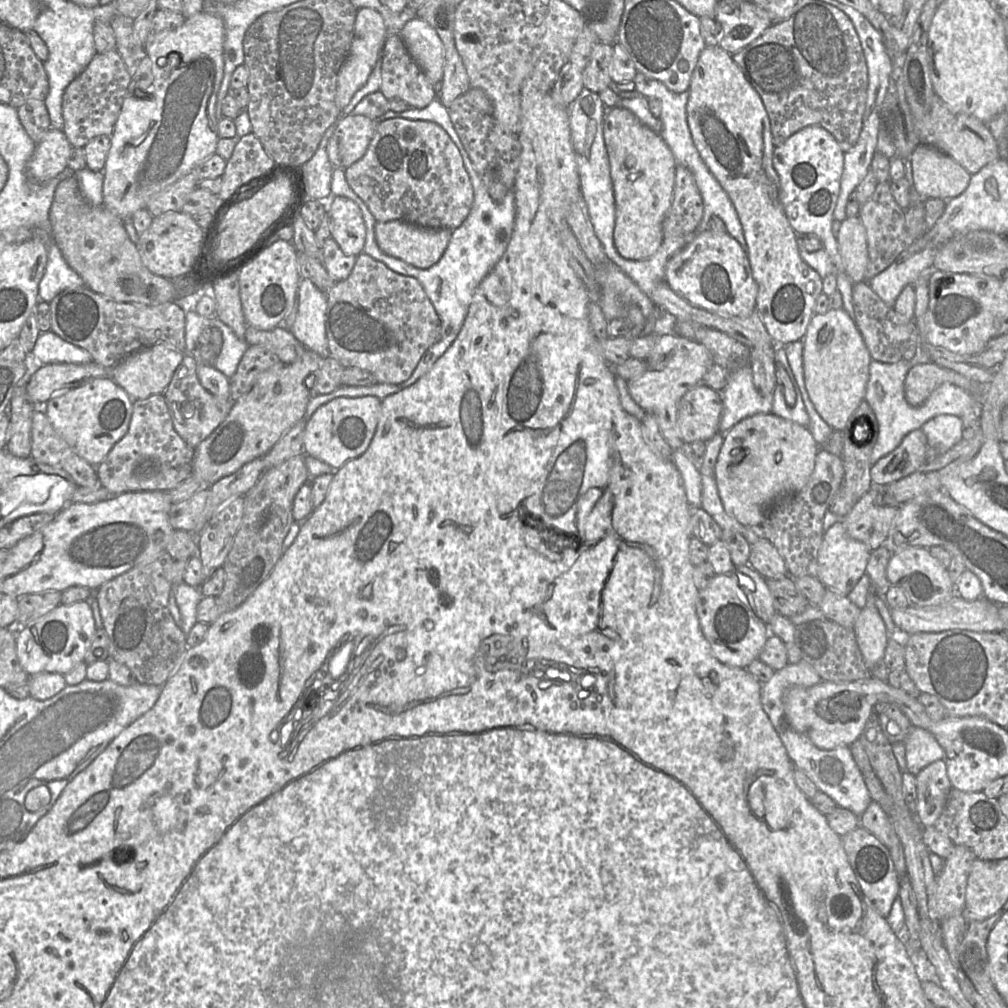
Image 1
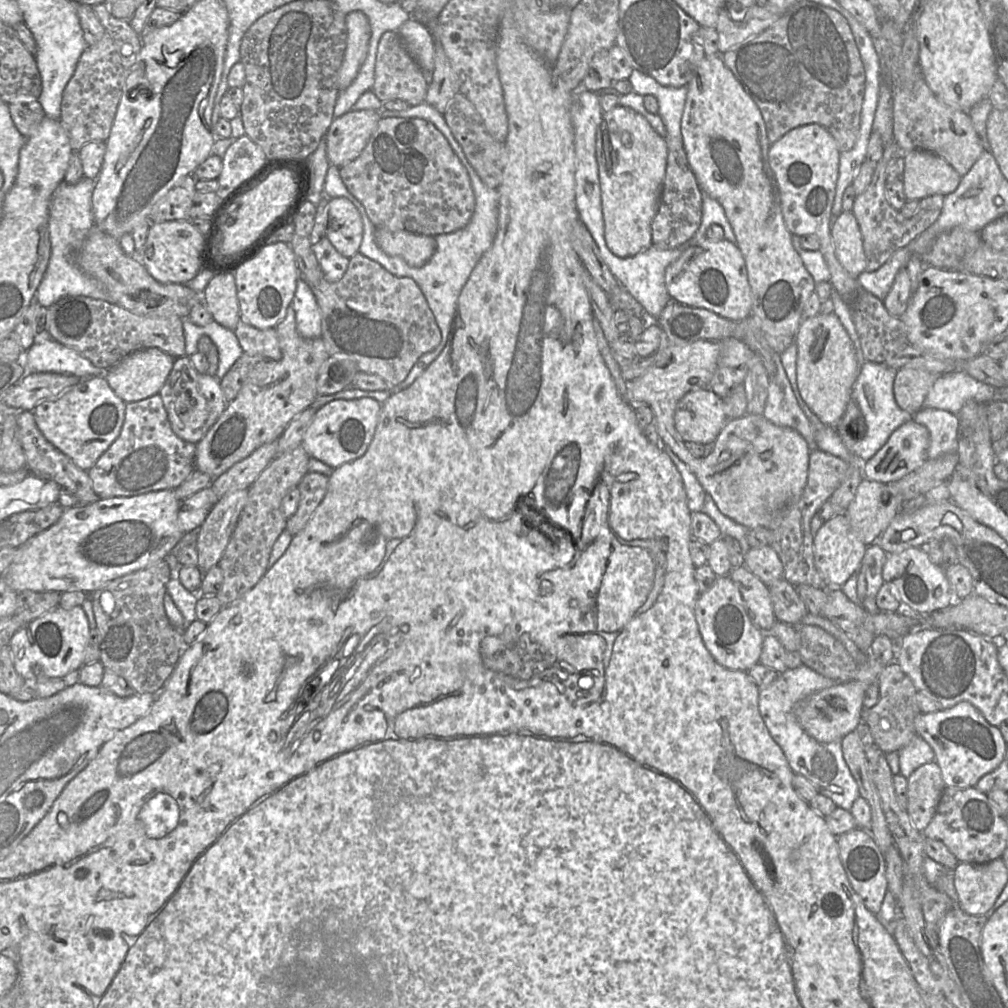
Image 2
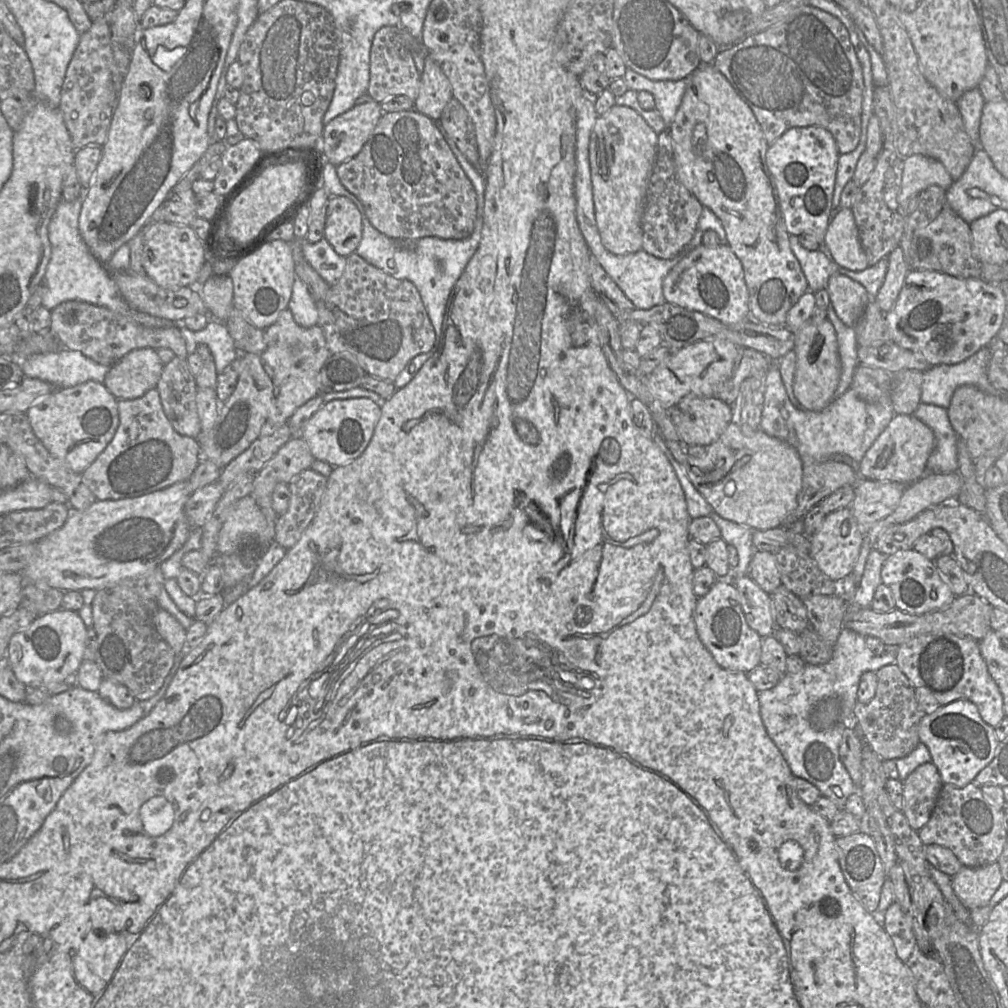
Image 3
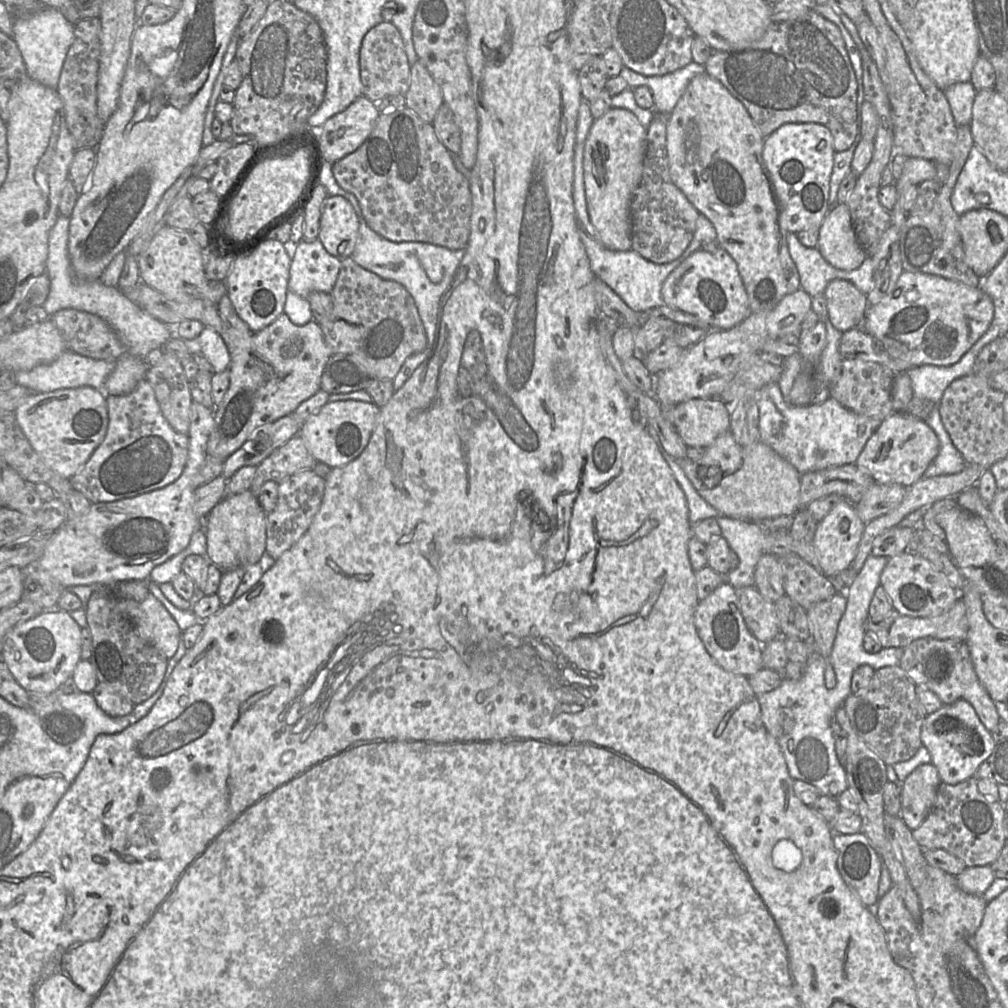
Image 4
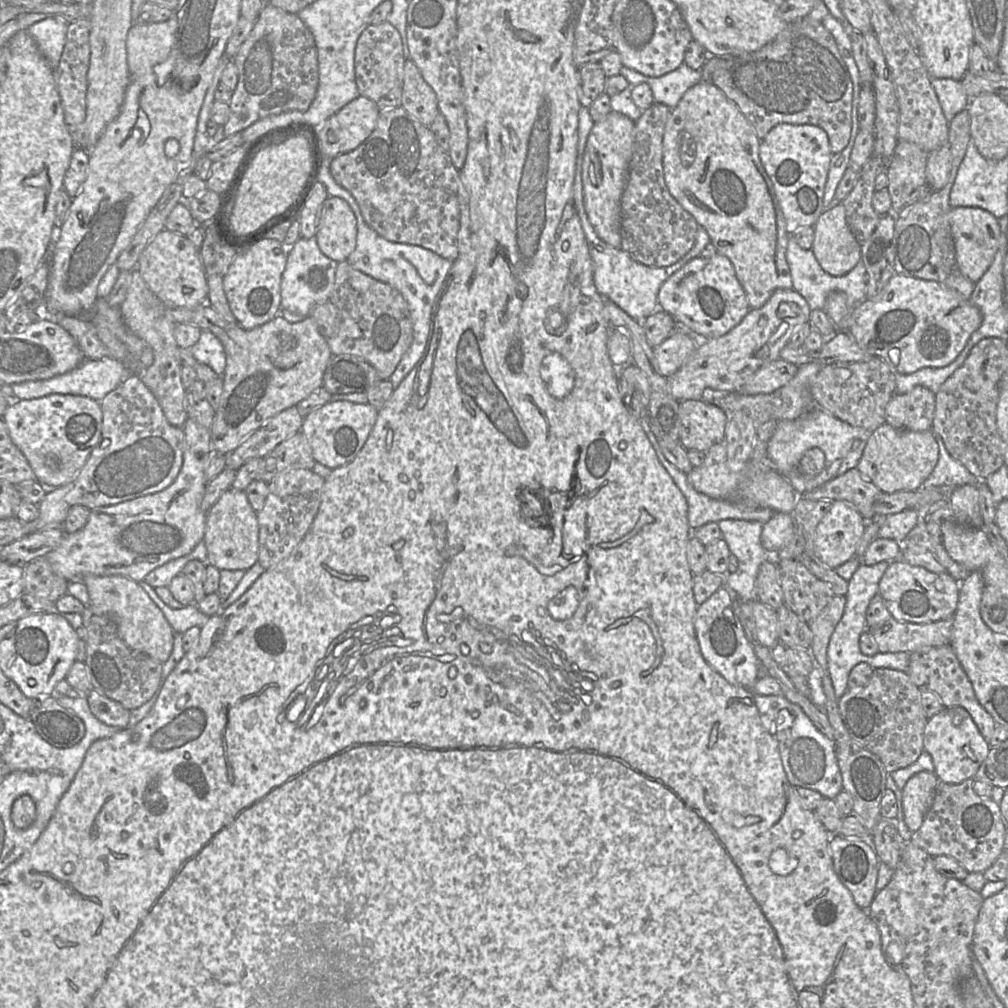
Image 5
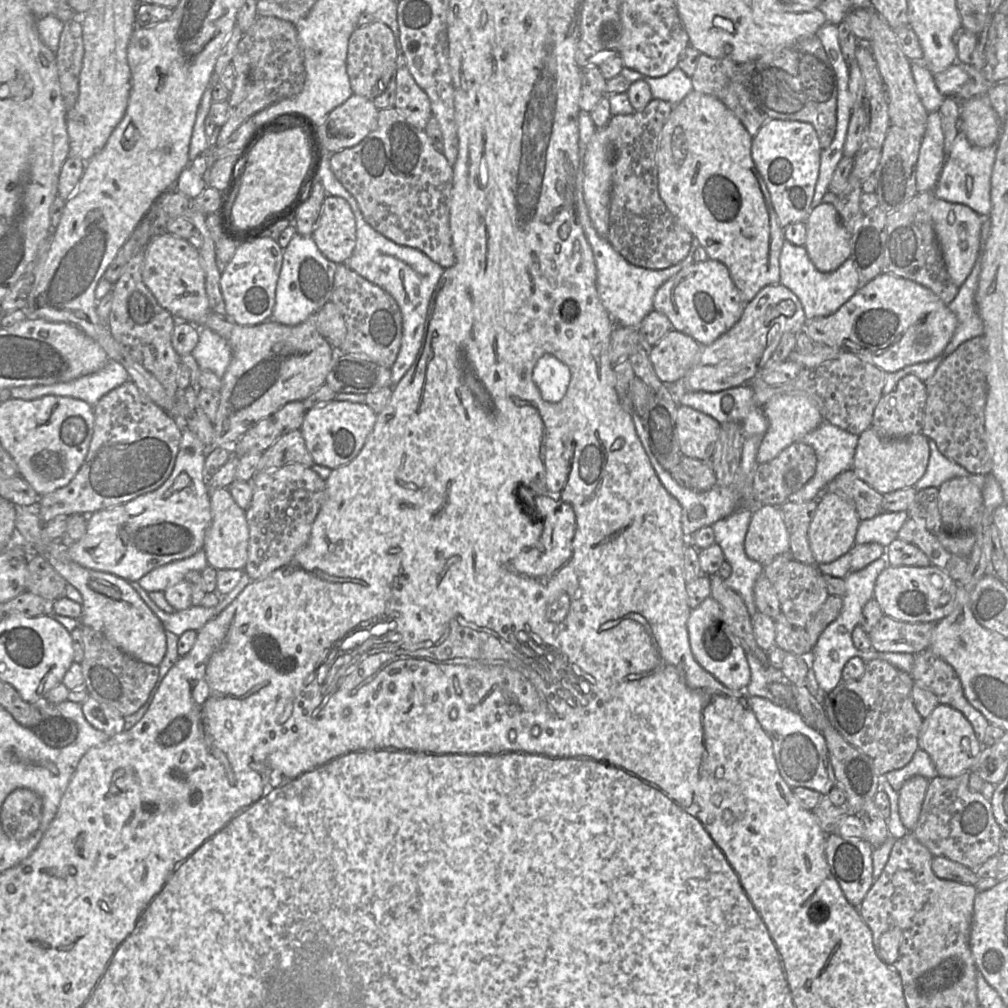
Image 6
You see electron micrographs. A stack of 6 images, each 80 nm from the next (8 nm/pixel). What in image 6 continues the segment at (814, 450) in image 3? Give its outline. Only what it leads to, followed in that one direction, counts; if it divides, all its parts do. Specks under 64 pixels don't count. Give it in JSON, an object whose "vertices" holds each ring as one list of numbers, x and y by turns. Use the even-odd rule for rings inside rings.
{"vertices":[[824,421,816,429,806,434,798,442,811,446,816,453,817,467,815,475,798,491,788,497,792,503,803,503,817,499,826,486,842,472,852,469,859,435,851,434]]}

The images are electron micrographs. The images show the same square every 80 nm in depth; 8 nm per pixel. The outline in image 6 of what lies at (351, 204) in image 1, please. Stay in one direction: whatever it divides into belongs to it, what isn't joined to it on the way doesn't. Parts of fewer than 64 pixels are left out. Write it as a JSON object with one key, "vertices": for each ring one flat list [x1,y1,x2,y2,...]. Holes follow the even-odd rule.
{"vertices":[[326,195,311,236,327,259,345,263,357,239,356,218,349,203,340,196]]}

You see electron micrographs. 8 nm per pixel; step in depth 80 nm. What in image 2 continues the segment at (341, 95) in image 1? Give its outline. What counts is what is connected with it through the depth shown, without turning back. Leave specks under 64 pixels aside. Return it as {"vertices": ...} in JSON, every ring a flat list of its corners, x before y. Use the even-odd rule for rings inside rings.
{"vertices":[[361,11,346,16,347,47,338,73,339,91,345,90,356,78,369,50,371,26,368,17]]}

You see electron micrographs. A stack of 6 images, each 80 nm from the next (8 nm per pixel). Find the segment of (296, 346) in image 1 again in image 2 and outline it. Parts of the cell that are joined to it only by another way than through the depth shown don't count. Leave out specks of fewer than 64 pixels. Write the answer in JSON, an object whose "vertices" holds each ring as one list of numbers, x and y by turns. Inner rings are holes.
{"vertices":[[240,318,234,333,244,353,272,360,281,359,282,352,275,327,257,329]]}

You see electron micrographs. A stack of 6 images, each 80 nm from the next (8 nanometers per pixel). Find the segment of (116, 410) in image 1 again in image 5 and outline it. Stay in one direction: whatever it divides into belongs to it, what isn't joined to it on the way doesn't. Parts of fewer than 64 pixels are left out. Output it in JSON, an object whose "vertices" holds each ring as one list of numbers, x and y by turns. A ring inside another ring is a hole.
{"vertices":[[50,394,14,400,2,419,12,442,33,470,35,480,46,488,57,488,72,481,101,437,100,403,85,396]]}

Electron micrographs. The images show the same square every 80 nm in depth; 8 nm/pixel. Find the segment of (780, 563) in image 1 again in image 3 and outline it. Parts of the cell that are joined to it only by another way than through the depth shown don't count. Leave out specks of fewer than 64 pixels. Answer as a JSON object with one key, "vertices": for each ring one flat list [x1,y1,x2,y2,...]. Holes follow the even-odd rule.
{"vertices":[[756,550,749,564,749,576,768,594,782,586,775,553]]}

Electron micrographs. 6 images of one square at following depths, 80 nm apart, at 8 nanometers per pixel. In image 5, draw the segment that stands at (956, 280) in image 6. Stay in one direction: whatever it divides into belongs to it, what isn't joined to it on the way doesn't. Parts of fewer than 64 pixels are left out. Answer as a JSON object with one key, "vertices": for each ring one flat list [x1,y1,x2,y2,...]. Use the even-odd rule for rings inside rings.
{"vertices":[[952,207,950,225,958,267,964,276,976,283,986,273,999,249,1002,234,999,218,978,207]]}

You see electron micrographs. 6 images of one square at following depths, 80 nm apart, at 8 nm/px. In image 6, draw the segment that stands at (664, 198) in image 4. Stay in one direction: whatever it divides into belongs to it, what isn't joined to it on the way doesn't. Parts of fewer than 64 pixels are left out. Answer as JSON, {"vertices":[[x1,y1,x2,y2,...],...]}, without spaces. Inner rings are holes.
{"vertices":[[652,98,641,111,612,115,605,128,614,148,608,241,629,263,665,269,689,253,692,234,668,210,658,191,656,153,660,134,675,105]]}

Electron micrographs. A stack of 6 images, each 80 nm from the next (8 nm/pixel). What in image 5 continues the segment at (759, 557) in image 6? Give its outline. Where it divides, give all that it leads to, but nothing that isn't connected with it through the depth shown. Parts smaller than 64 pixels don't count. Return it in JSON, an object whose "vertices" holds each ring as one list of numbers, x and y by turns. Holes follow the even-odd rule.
{"vertices":[[776,512,763,524,761,544,770,553,777,553,791,540,795,523,791,514]]}

